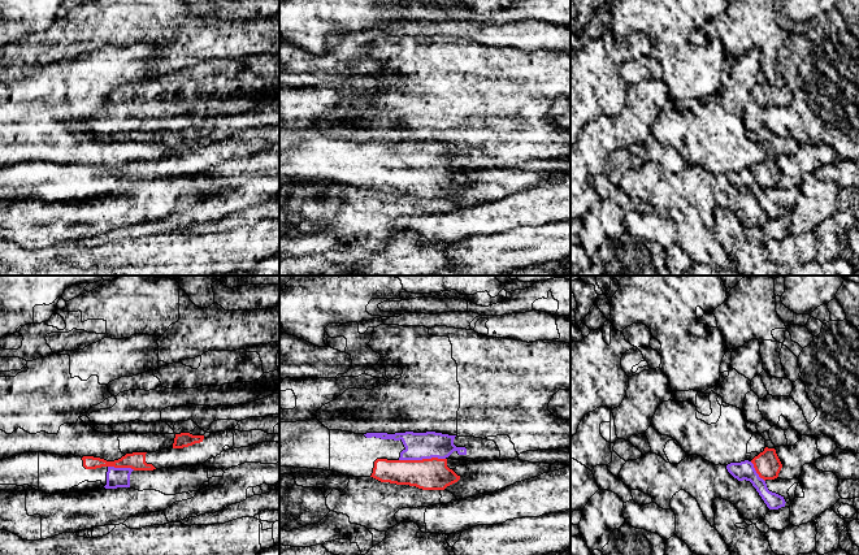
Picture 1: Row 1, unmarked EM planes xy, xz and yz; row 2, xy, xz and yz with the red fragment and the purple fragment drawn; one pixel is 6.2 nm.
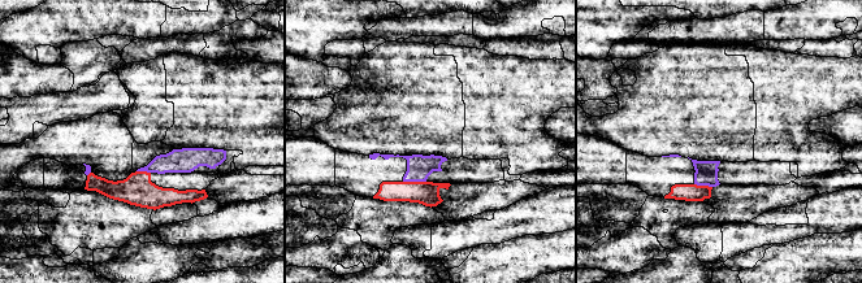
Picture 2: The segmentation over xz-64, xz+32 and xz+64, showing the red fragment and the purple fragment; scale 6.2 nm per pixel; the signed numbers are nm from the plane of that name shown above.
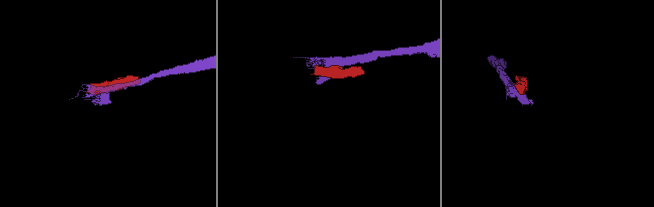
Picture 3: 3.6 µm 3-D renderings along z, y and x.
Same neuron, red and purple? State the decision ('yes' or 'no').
yes

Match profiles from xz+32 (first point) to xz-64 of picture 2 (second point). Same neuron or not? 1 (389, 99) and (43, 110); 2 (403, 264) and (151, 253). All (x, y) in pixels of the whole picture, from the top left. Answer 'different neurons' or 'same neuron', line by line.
1: different neurons
2: same neuron

